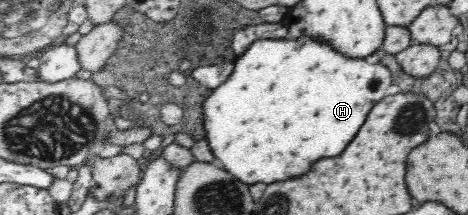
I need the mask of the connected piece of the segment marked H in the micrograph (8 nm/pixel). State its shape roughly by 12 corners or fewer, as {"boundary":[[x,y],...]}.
{"boundary":[[260,39],[204,139],[249,185],[337,157],[392,84],[319,40]]}

